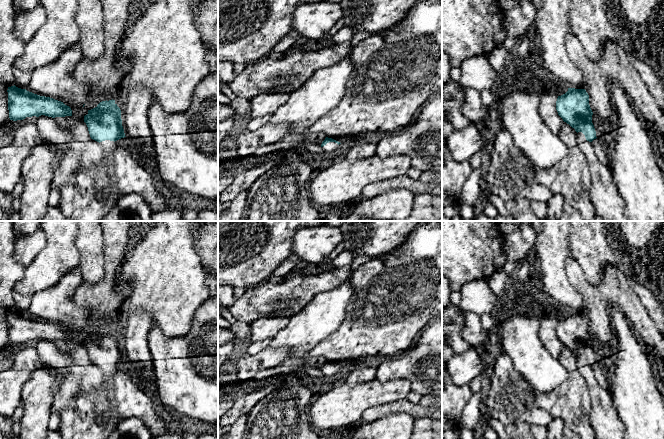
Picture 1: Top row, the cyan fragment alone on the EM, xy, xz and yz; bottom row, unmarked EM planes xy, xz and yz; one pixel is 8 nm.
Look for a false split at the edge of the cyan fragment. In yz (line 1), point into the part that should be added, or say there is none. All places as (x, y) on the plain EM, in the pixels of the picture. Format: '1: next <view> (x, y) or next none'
1: next none

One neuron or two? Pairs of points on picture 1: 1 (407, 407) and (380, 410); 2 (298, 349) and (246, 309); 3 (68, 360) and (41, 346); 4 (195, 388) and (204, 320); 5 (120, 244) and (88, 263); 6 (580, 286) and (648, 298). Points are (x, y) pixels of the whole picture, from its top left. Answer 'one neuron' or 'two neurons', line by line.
1: one neuron
2: two neurons
3: one neuron
4: one neuron
5: two neurons
6: two neurons

